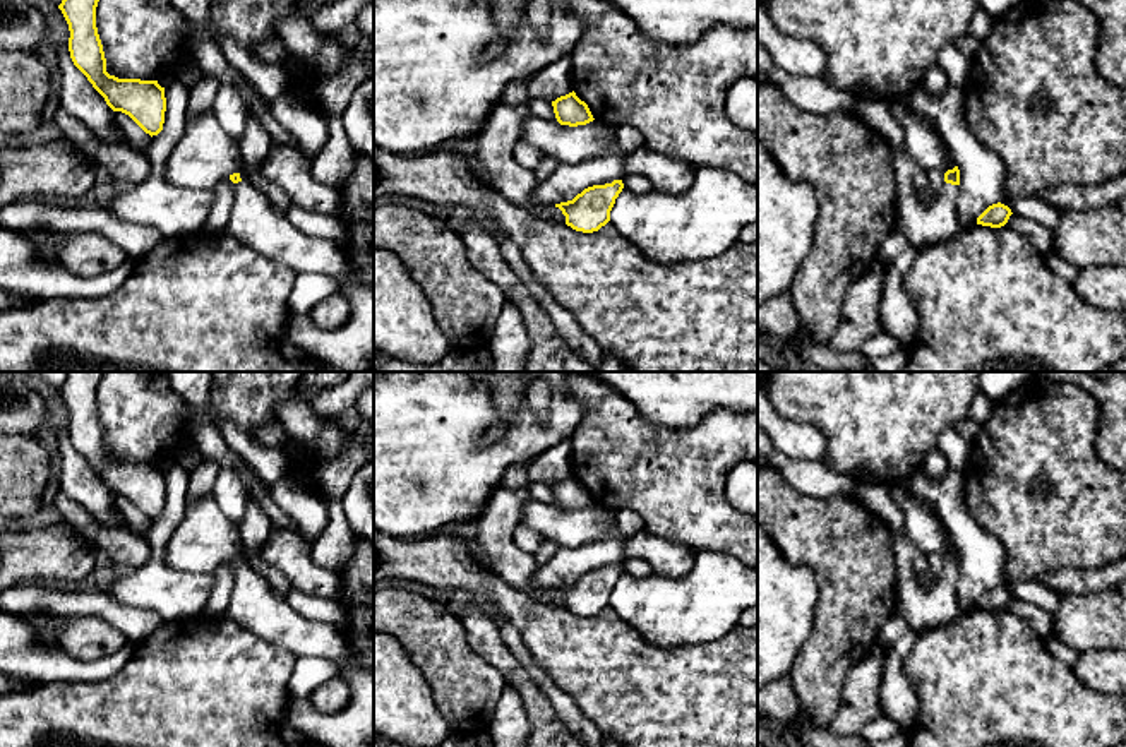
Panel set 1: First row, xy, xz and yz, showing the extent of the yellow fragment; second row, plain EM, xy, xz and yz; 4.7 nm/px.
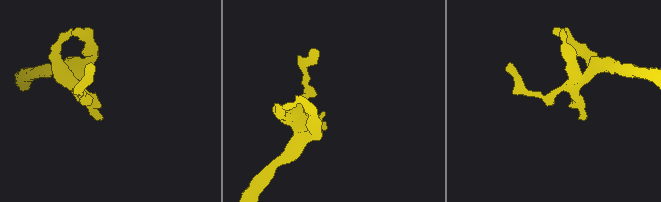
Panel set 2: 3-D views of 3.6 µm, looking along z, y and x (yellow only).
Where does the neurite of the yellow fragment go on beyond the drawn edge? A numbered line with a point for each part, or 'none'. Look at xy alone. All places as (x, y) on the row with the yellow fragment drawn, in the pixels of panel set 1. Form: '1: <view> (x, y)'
1: xy (254, 221)

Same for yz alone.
1: yz (922, 223)

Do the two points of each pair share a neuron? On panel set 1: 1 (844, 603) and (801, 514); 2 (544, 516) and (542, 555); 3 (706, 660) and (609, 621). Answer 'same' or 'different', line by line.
1: same
2: different
3: same

